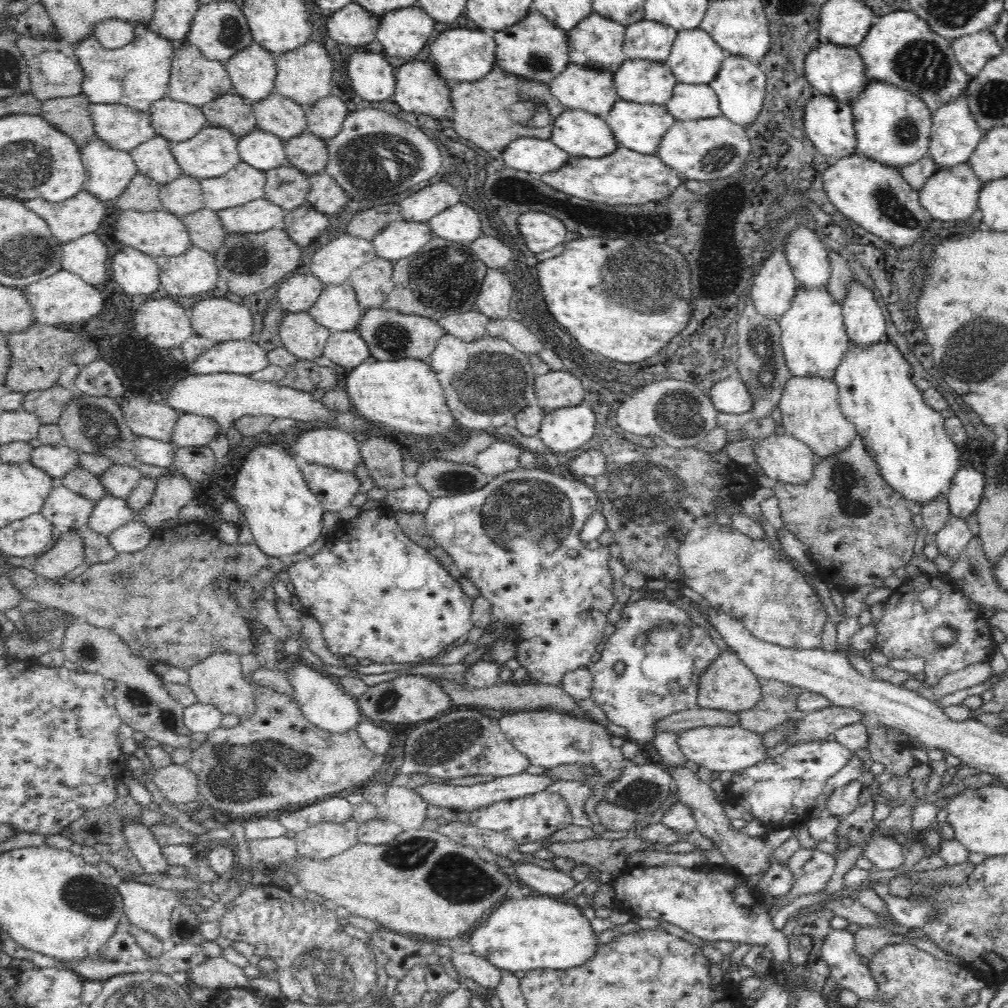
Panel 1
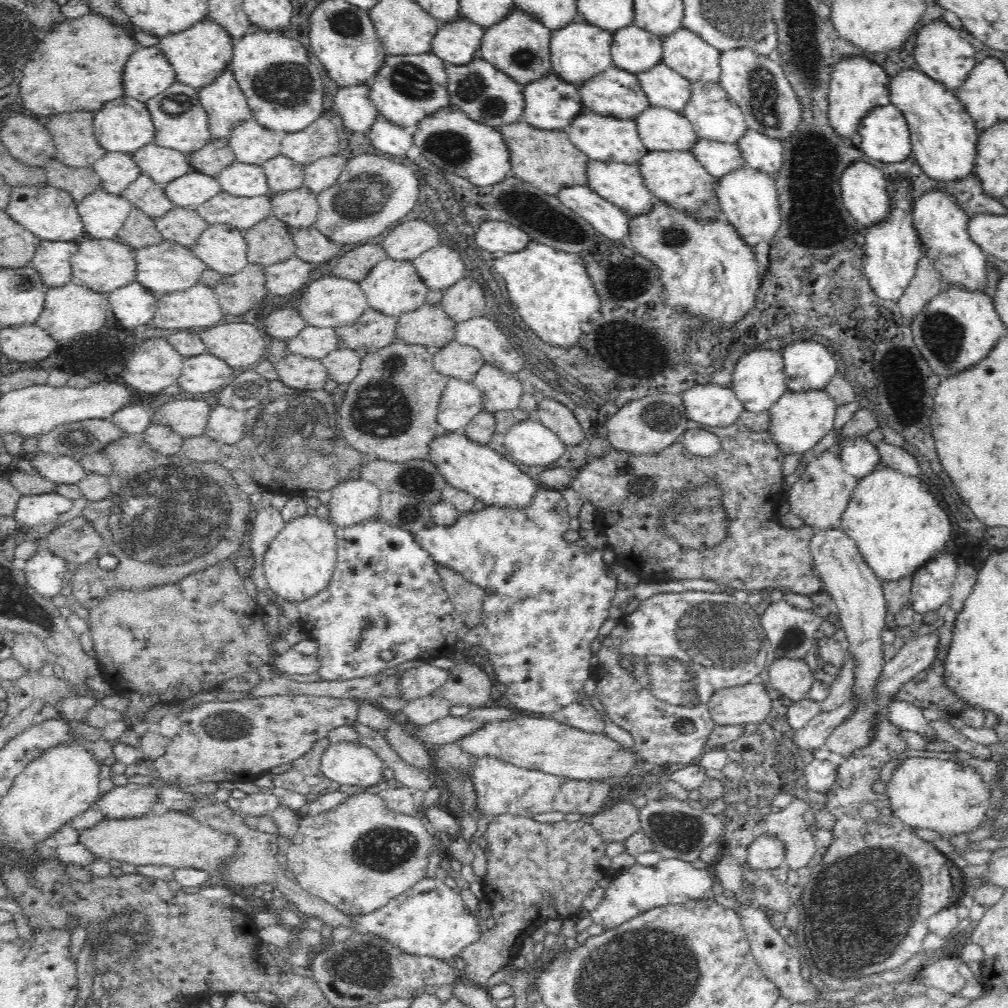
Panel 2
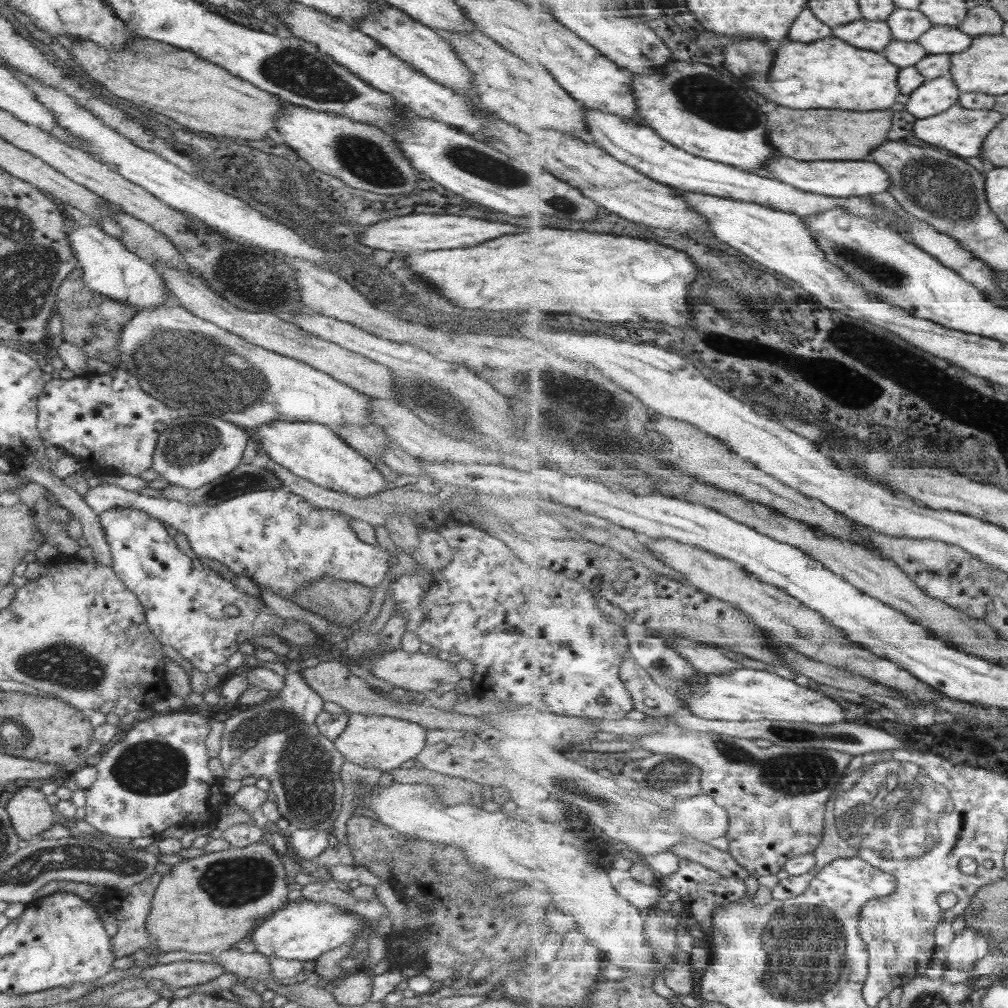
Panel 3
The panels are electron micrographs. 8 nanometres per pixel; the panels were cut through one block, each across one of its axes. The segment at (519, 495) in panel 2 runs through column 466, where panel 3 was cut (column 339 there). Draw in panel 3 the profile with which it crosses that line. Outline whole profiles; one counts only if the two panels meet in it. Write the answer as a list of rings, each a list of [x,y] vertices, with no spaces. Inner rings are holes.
[[[274,421],[258,429],[258,449],[276,464],[330,490],[366,498],[387,488],[386,479],[365,456],[348,446],[331,427],[316,422]]]

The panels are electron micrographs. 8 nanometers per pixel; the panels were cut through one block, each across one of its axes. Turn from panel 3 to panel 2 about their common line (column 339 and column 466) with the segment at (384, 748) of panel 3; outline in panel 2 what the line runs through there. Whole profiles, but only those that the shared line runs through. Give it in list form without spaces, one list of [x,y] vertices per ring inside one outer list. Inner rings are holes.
[[[518,716],[514,720],[488,722],[480,730],[460,738],[461,748],[478,760],[482,756],[498,758],[519,768],[534,769],[568,779],[596,781],[604,778],[628,778],[639,754],[632,748],[623,748],[623,742],[604,733],[584,732],[550,719]]]

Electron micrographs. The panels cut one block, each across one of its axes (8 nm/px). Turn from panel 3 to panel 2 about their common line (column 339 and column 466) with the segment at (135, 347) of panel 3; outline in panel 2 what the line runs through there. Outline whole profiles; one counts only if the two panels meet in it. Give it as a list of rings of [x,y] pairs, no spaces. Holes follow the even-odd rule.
[[[451,377],[441,398],[437,422],[446,432],[461,432],[484,409],[484,401],[473,382]]]

